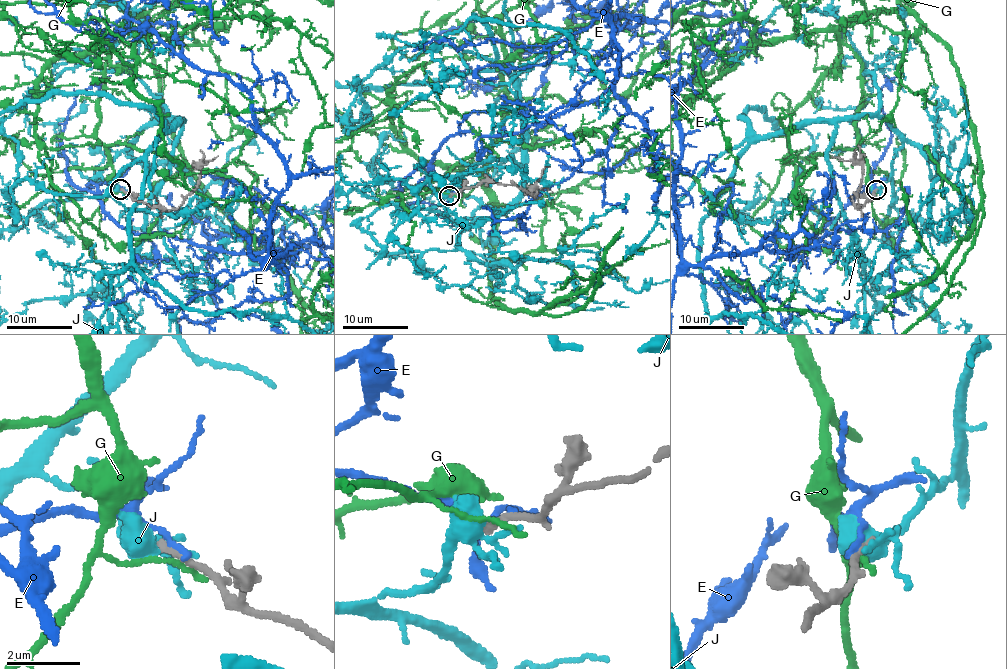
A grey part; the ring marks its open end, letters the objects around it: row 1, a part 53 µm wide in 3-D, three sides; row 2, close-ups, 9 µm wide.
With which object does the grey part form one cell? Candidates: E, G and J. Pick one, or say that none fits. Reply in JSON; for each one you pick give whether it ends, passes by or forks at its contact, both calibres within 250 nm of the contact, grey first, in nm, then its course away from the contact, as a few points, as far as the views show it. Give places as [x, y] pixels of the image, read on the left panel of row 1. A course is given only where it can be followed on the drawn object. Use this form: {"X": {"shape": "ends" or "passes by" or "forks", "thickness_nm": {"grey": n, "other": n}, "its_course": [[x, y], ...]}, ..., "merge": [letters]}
{"merge": []}

